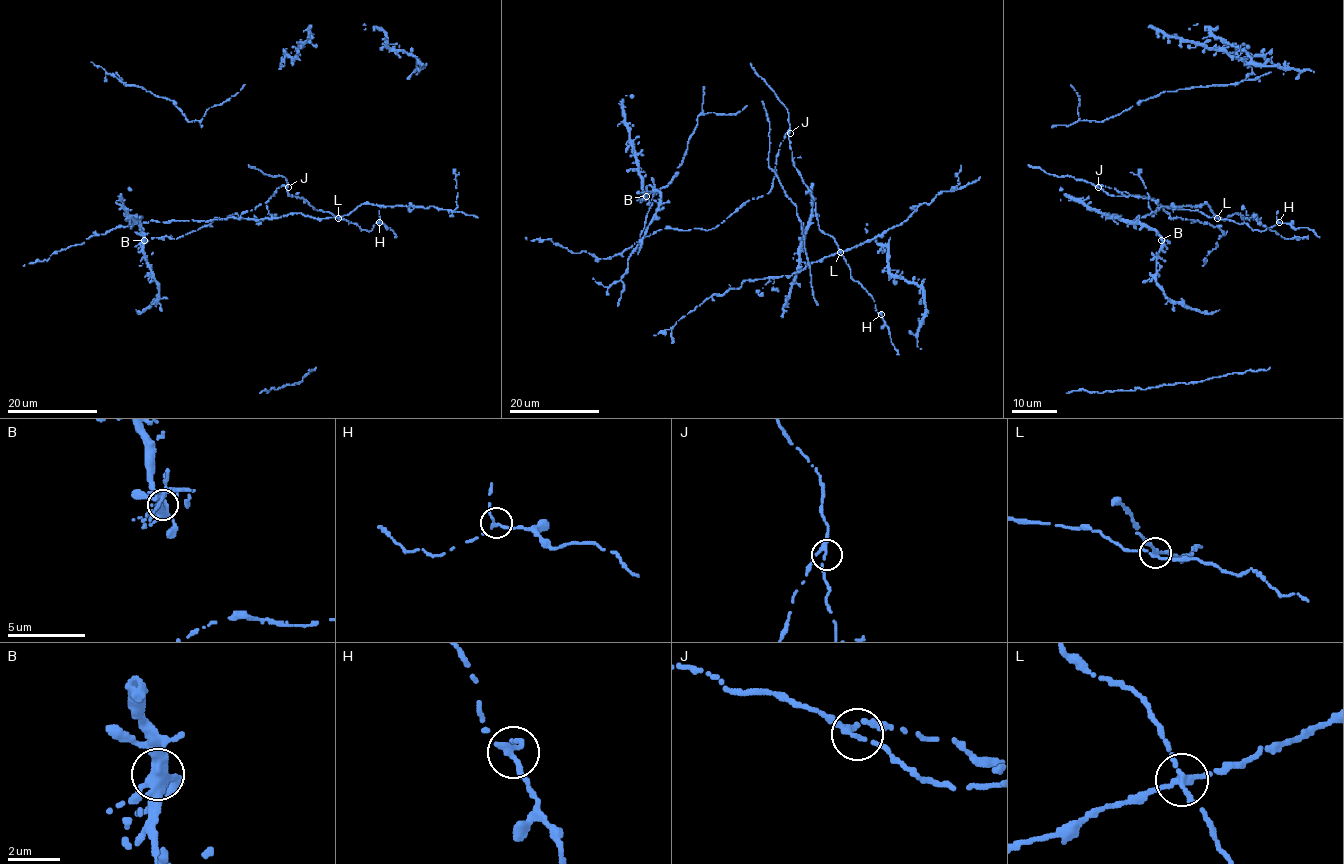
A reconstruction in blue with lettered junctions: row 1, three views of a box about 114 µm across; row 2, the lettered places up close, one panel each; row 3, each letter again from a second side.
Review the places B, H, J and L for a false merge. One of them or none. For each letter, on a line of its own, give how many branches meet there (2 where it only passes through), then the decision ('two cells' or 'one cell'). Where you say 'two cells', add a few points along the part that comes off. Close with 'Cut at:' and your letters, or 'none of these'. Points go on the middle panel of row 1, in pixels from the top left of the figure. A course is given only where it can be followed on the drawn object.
B: 4 | one cell
H: 3 | one cell
J: 3 | one cell
L: 4 | two cells | (840, 252), (812, 262), (791, 275), (745, 280), (739, 288), (712, 295), (669, 329), (653, 335)
Cut at: L

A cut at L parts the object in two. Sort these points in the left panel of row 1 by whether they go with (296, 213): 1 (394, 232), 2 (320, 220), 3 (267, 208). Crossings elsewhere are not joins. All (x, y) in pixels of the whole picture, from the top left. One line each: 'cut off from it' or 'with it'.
1: cut off from it
2: with it
3: with it

